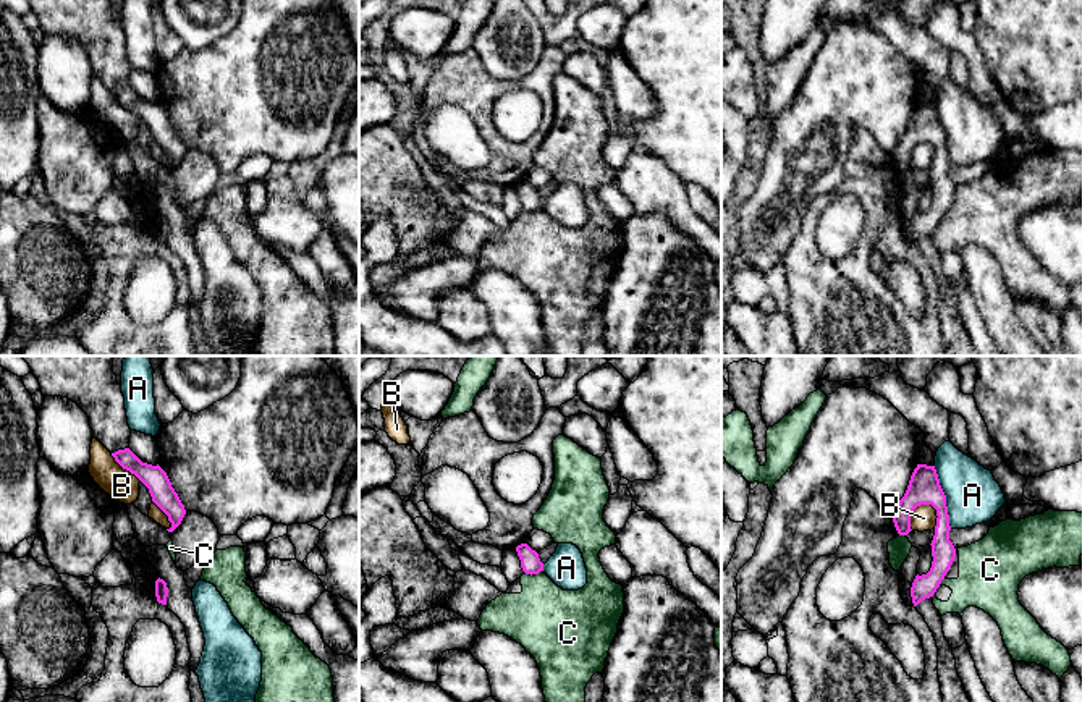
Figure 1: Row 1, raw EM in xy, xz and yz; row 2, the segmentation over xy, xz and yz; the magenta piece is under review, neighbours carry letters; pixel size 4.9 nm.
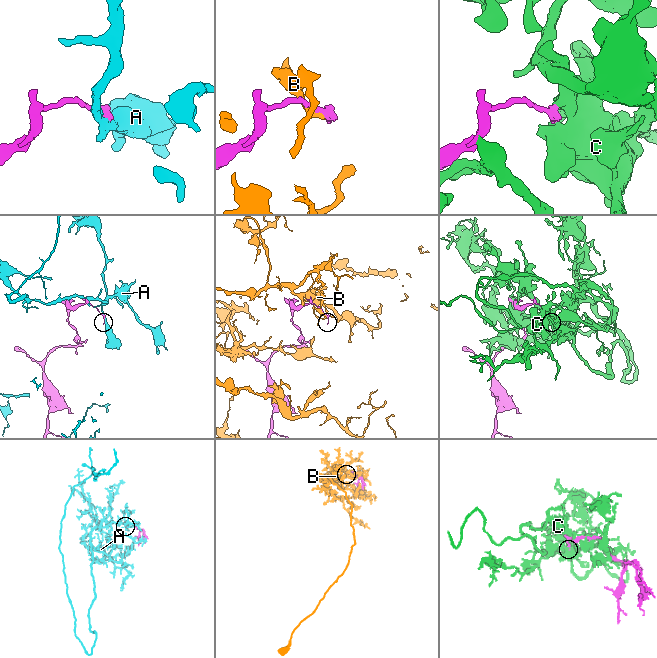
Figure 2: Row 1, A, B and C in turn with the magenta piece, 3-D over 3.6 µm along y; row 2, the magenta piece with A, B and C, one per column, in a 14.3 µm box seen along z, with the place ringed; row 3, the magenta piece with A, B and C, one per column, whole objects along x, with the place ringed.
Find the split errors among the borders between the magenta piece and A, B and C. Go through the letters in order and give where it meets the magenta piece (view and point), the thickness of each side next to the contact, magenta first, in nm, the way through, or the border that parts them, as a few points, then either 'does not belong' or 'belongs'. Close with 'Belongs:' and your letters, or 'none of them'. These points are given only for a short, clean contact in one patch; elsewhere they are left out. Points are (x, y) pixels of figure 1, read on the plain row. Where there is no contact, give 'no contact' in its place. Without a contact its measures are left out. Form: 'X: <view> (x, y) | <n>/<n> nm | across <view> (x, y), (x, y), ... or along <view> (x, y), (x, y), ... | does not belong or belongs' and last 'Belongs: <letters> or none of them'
A: yz (945, 135) | 160/280 nm | does not belong
B: yz (912, 149) | 160/130 nm | does not belong
C: xz (539, 209) | 100/360 nm | does not belong
Belongs: none of them

